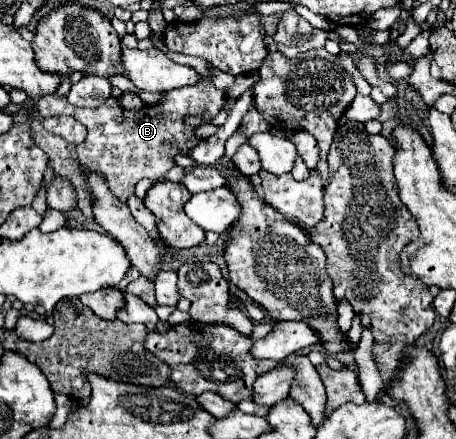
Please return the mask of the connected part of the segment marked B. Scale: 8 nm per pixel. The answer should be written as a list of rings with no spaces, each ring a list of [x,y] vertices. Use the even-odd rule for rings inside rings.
[[[203,79],[199,85],[181,89],[181,91],[169,91],[165,93],[165,101],[159,105],[145,105],[139,111],[127,111],[119,105],[117,99],[109,99],[99,109],[87,109],[87,107],[73,107],[65,97],[57,95],[45,95],[37,103],[39,117],[51,117],[51,115],[71,115],[77,121],[81,121],[87,127],[87,137],[81,145],[76,146],[78,161],[83,167],[101,173],[107,179],[107,185],[111,185],[111,191],[121,199],[127,201],[133,191],[135,183],[143,179],[145,175],[153,181],[163,181],[163,175],[175,165],[173,157],[177,153],[187,155],[189,149],[193,149],[199,139],[193,137],[193,129],[183,123],[185,115],[201,115],[203,119],[213,119],[225,103],[225,95],[217,91],[207,79]]]

